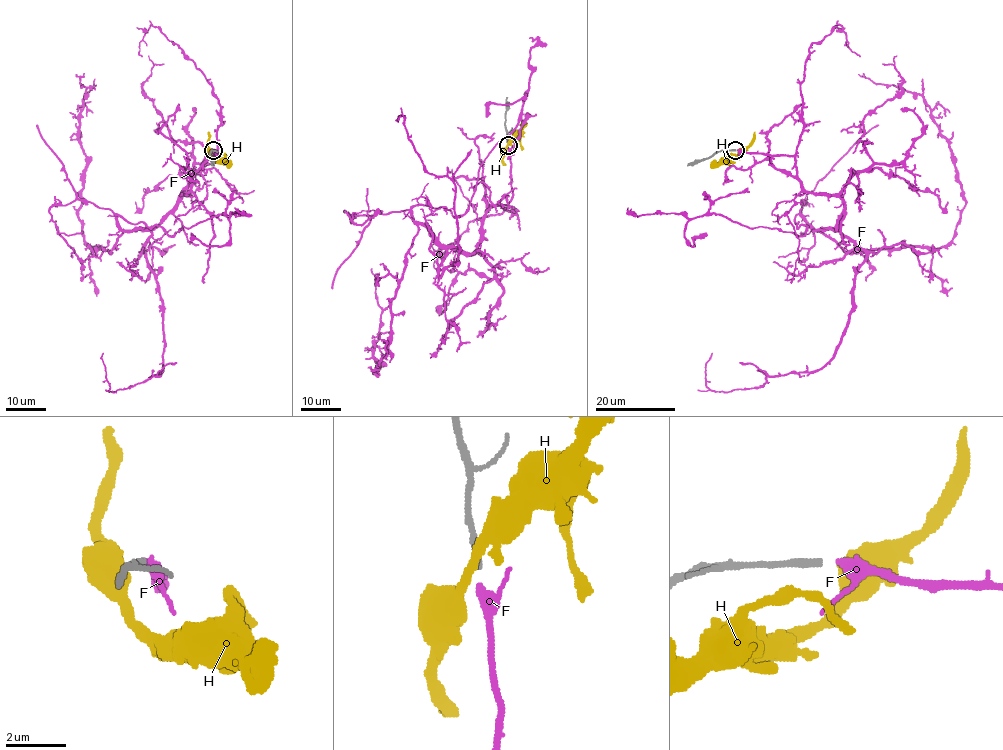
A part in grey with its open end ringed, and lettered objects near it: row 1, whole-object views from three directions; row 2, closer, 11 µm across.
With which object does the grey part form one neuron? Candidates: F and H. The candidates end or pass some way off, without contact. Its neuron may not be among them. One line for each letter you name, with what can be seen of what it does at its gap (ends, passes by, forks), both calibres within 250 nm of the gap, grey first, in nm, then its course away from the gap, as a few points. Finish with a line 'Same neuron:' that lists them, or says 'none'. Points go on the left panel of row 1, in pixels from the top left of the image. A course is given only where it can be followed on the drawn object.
F: it passes by; 240 nm thick on the grey side, 280 nm on the other; it runs (213, 150), (156, 225), (124, 230), (110, 252), (91, 246), (78, 209), (87, 87), (77, 74)
Same neuron: F

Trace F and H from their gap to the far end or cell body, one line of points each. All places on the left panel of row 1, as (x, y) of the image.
F: (213, 150), (156, 225), (124, 230), (110, 252), (91, 246), (78, 209), (87, 87), (77, 74)
H: (210, 151), (215, 160), (220, 160), (225, 154), (227, 159)

